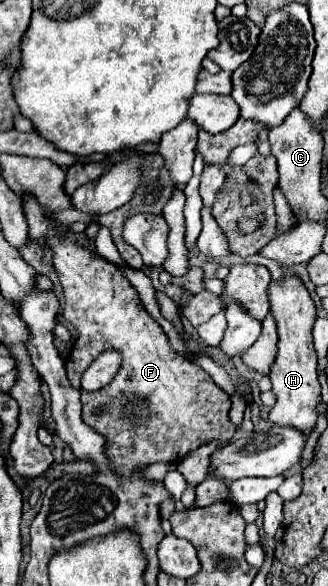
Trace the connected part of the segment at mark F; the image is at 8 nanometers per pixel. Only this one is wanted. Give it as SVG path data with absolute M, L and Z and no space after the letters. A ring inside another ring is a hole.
M22 196L22 202L24 202L26 220L30 226L30 240L36 242L38 246L48 246L52 250L54 270L58 274L58 280L60 280L60 284L64 288L64 296L66 296L62 314L80 332L70 356L66 358L66 372L68 372L70 384L80 390L82 370L86 370L92 364L92 360L96 356L100 356L104 350L112 348L112 350L122 352L122 366L108 386L104 386L96 392L82 390L82 420L108 440L106 454L112 462L110 466L118 474L130 476L136 468L150 466L154 462L182 460L188 452L196 450L200 444L210 442L212 438L218 438L222 442L220 446L228 444L236 432L236 426L228 418L230 396L214 384L214 380L210 378L208 372L204 372L194 362L172 352L164 330L146 312L136 288L128 282L128 278L122 274L122 270L118 266L114 266L112 262L104 260L98 254L92 254L78 240L68 240L66 236L70 234L70 228L50 220L50 212L36 204L36 196ZM100 404L106 404L108 412L104 416L94 416L92 410Z

